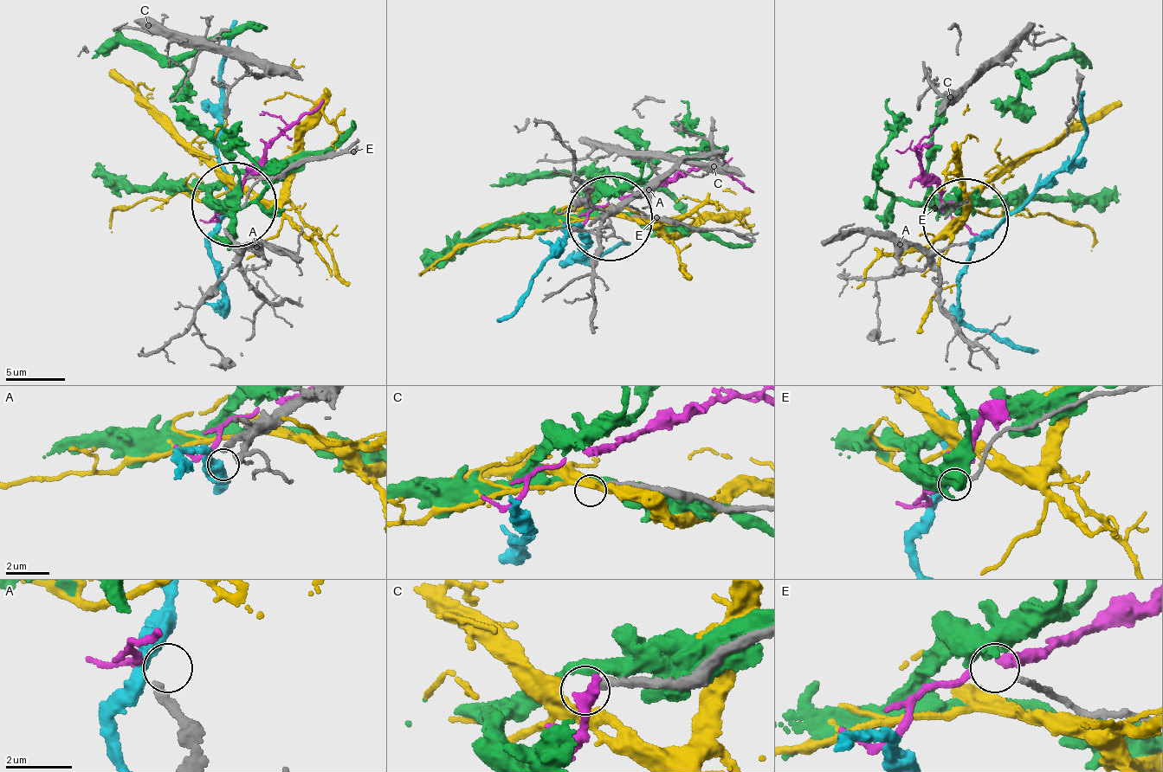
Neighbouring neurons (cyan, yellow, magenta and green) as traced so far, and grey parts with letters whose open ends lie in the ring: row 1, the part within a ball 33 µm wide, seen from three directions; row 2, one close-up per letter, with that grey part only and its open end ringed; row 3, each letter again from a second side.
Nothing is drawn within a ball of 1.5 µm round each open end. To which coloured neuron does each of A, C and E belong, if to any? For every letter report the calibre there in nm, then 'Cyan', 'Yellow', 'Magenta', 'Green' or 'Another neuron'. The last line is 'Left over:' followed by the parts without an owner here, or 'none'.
A: Thickness 240 nm. Another neuron
C: Thickness 220 nm. Another neuron
E: Thickness 160 nm. Another neuron
Left over: A, C, E

